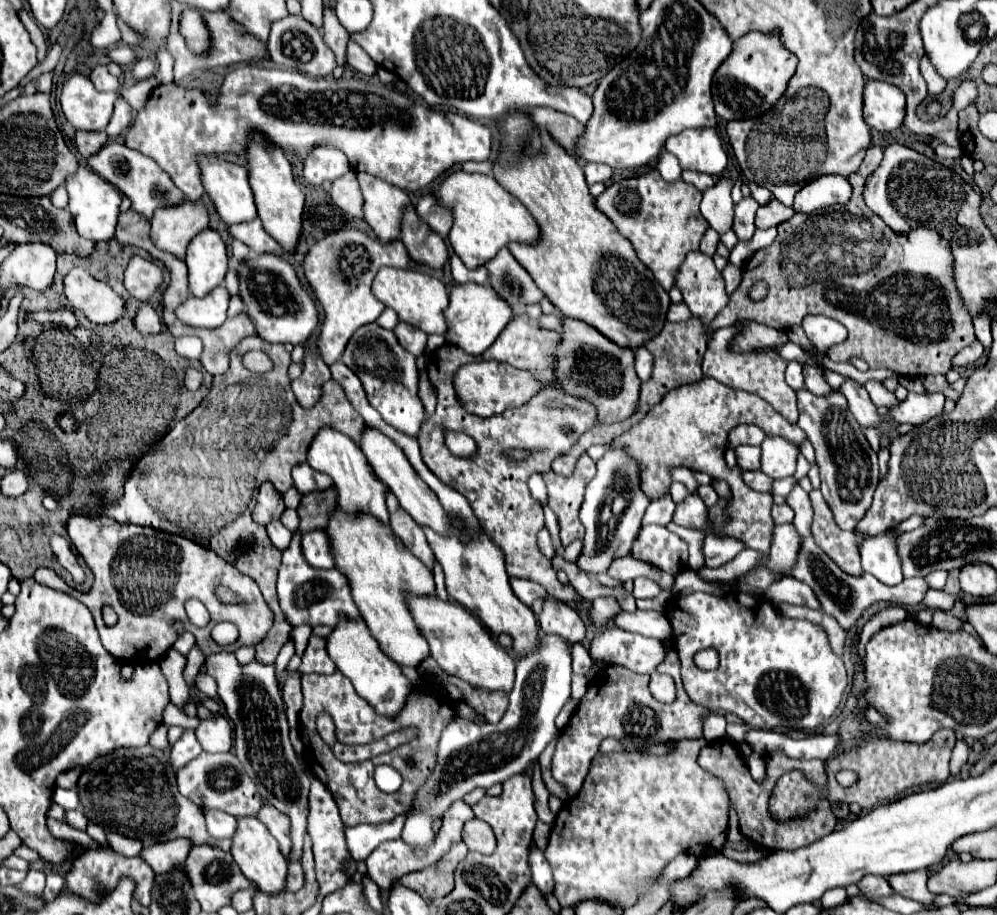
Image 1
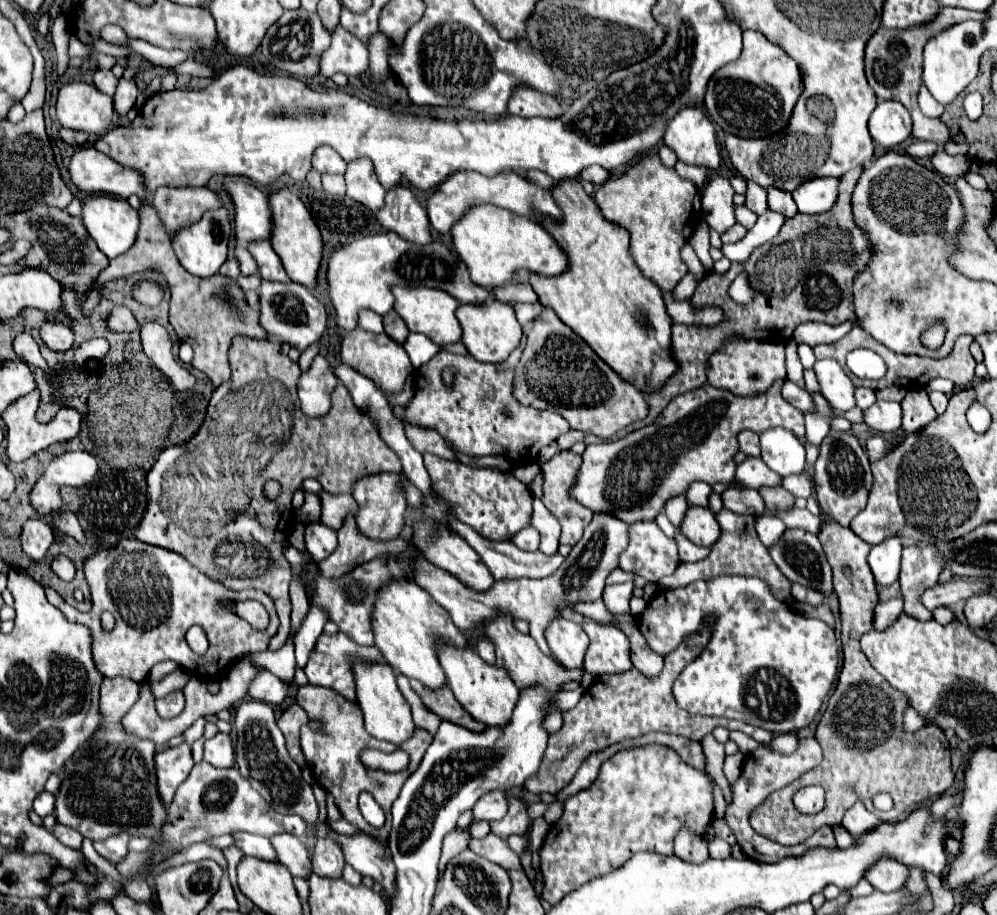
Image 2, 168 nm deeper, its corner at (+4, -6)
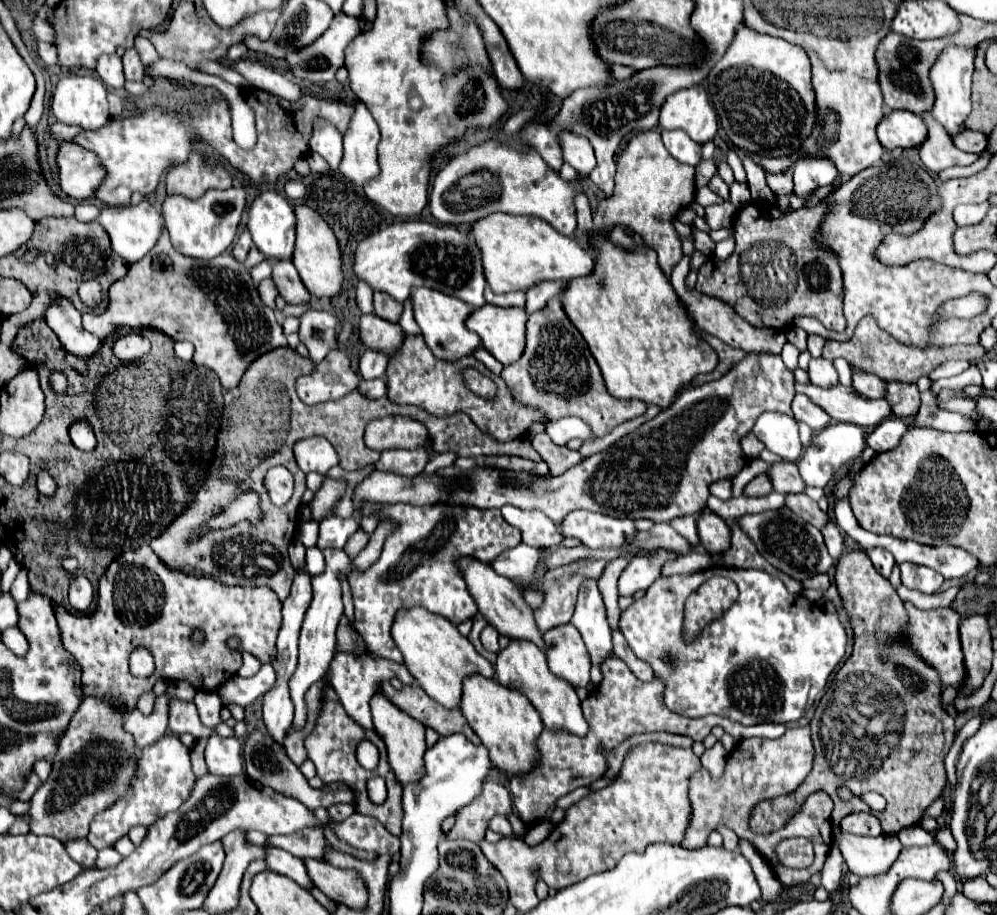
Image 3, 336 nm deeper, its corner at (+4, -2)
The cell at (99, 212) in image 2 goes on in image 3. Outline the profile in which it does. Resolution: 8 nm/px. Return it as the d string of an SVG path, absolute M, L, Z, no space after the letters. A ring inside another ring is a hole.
M143 200L139 206L121 206L121 208L103 208L97 222L107 230L111 238L113 250L123 256L129 262L141 260L159 240L165 224L161 212L157 212L147 200Z

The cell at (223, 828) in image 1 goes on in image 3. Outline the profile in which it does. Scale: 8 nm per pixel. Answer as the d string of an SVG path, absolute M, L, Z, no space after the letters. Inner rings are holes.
M265 846L265 848L267 848L265 862L267 862L269 870L291 878L301 888L307 888L307 890L313 888L313 882L311 882L311 878L307 874L307 868L305 868L303 860L299 860L293 854L289 854L285 850L279 850L279 848L269 848L269 846Z

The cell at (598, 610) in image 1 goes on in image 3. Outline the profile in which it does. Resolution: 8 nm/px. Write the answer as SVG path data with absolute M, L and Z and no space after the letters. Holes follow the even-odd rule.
M661 548L651 550L649 556L637 556L629 562L619 578L619 594L633 596L637 590L647 590L655 580L661 578L661 568L667 560L677 558L675 552L665 552Z

